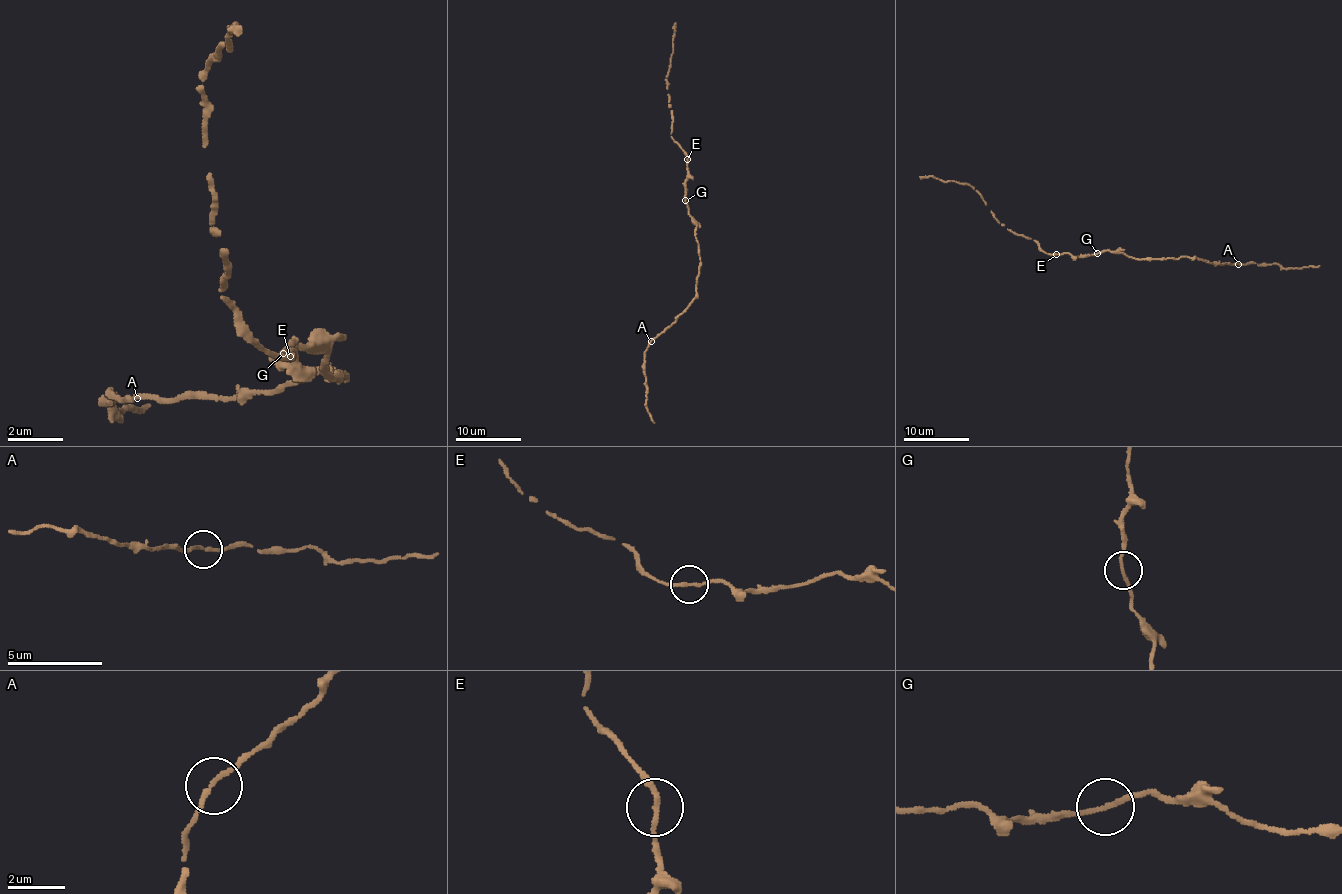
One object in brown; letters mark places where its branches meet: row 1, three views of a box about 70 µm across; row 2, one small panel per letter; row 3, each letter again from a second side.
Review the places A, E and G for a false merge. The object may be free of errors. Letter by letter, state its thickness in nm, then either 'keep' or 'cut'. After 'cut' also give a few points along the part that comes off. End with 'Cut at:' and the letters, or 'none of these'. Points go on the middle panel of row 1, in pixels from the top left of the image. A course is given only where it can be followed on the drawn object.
A: 180 nm thick; keep
E: 180 nm thick; keep
G: 170 nm thick; keep
Cut at: none of these

